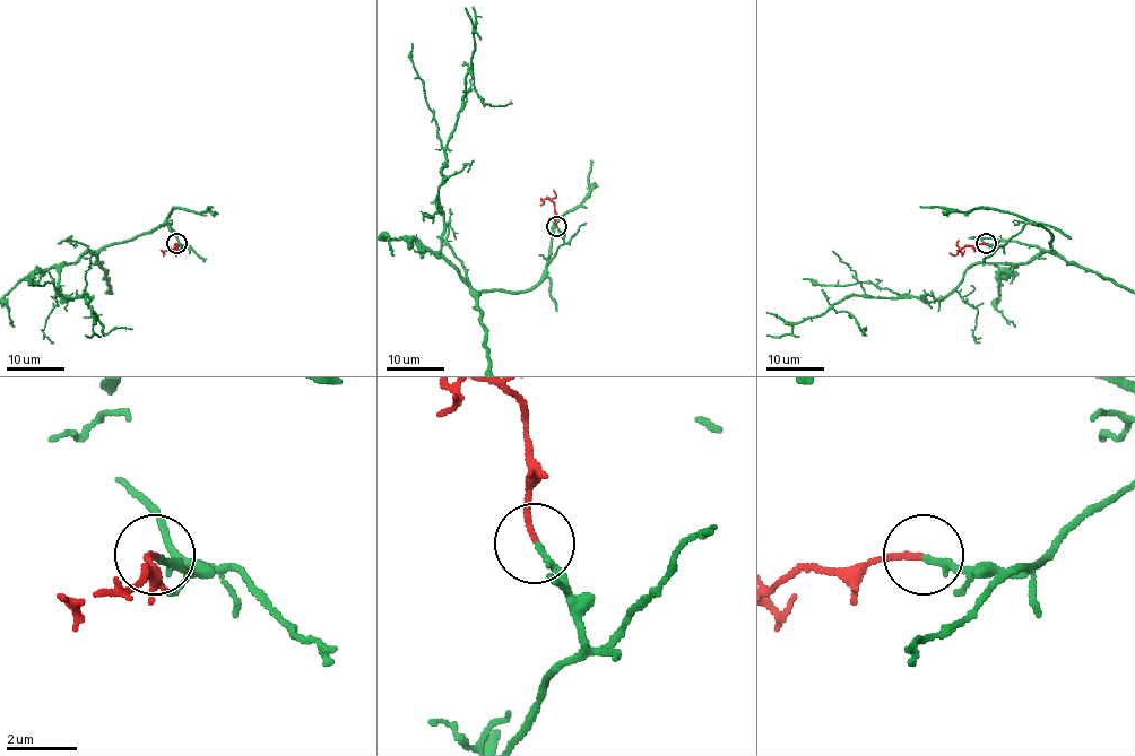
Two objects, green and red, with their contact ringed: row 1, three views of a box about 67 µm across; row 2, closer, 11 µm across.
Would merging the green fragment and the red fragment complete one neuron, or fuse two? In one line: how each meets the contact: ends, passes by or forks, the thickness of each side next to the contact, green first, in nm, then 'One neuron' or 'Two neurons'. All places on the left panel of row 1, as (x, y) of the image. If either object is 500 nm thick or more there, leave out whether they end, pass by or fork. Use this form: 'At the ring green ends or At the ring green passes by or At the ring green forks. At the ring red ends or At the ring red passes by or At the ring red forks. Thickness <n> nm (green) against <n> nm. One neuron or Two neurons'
At the ring green ends. At the ring red ends. Thickness 180 nm (green) against 150 nm. One neuron

